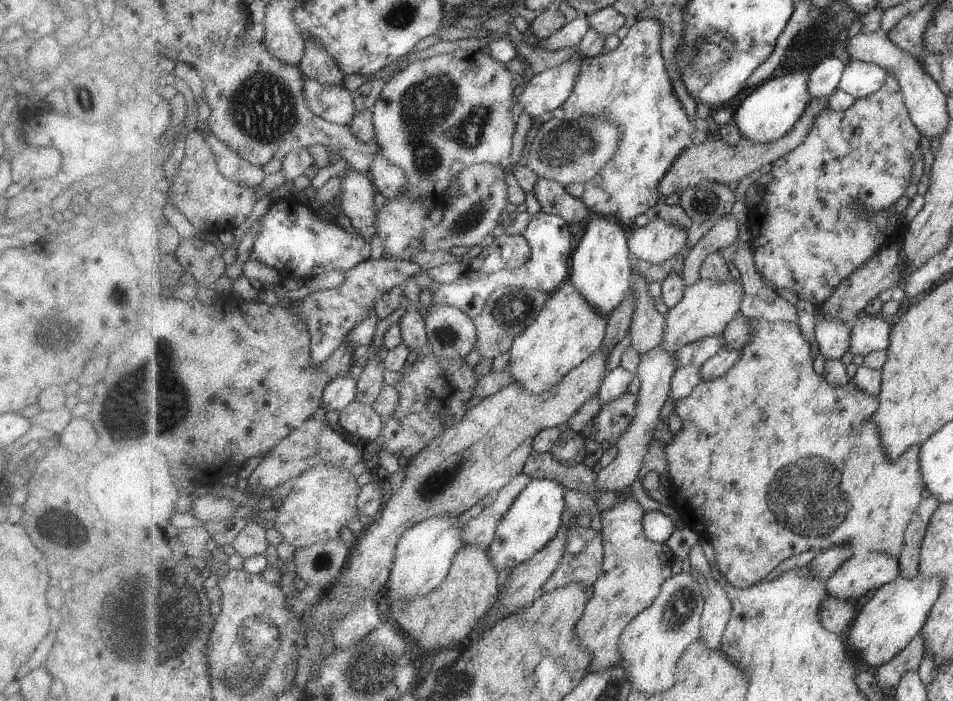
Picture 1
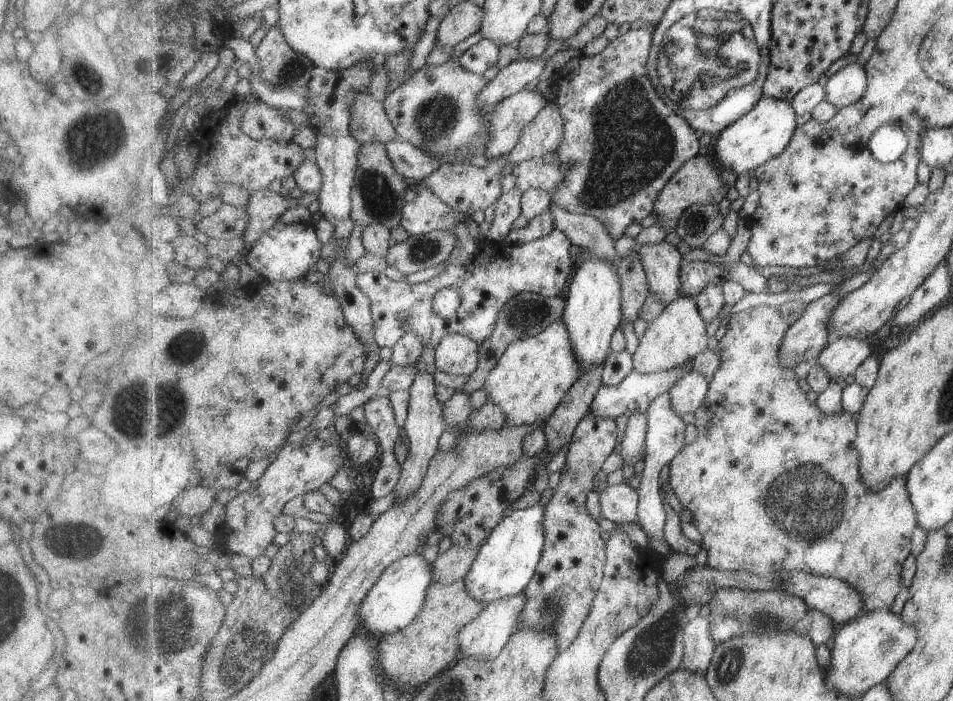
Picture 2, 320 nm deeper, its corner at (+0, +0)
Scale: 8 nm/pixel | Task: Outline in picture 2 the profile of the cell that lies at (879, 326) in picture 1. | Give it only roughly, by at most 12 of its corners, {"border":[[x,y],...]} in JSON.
{"border":[[834,337],[813,360],[831,378],[854,375],[872,340]]}

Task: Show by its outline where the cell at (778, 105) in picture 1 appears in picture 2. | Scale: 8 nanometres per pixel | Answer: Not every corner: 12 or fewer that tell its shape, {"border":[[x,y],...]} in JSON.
{"border":[[763,96],[714,144],[737,176],[783,154],[798,126],[789,100]]}

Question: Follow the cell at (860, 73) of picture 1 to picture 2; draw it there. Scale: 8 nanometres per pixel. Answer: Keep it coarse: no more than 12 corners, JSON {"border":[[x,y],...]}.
{"border":[[849,64],[824,80],[827,102],[842,109],[863,98],[868,72]]}

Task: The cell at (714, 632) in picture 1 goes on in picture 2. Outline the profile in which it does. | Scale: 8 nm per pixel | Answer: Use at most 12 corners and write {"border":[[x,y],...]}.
{"border":[[708,617],[684,628],[681,669],[704,675],[716,644]]}

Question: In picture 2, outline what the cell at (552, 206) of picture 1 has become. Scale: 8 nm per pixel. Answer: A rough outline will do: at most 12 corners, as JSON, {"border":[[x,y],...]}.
{"border":[[555,202],[555,229],[593,257],[619,261],[601,220]]}

